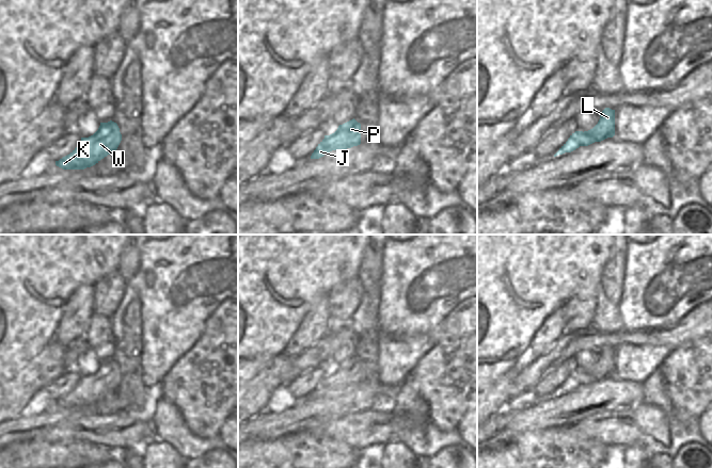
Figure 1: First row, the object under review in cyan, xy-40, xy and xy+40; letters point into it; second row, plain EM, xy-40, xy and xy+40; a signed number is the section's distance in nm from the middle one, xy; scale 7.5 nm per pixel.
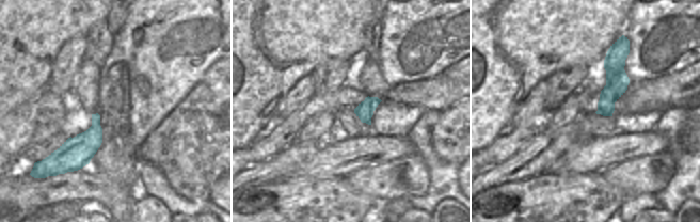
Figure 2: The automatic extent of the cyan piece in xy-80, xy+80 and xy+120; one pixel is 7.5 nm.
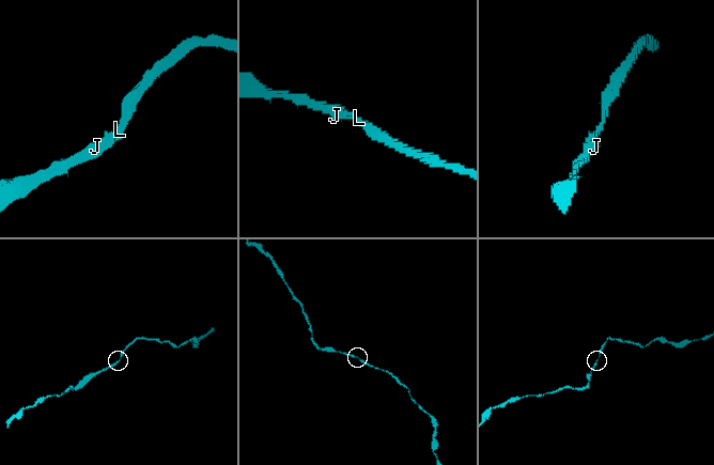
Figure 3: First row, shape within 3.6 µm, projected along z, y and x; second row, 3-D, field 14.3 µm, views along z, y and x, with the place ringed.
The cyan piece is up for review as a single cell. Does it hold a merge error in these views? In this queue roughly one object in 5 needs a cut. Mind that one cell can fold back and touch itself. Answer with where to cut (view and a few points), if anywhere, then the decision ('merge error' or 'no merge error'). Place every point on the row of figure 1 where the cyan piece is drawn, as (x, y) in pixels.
no cut | no merge error

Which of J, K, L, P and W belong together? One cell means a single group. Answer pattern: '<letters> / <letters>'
J K L P W

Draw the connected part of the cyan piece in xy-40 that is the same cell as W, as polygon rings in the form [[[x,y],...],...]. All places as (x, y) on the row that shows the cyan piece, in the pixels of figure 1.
[[[100,123],[98,130],[89,138],[81,138],[77,147],[56,165],[63,170],[84,170],[116,151],[122,134],[116,123]]]

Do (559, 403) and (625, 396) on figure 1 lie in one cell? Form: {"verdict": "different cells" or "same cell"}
{"verdict": "same cell"}

